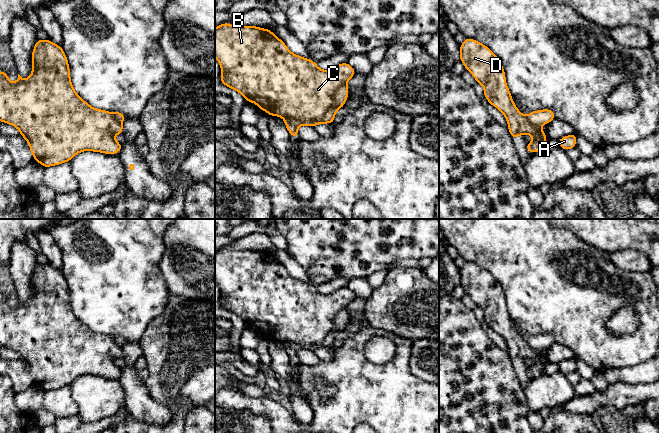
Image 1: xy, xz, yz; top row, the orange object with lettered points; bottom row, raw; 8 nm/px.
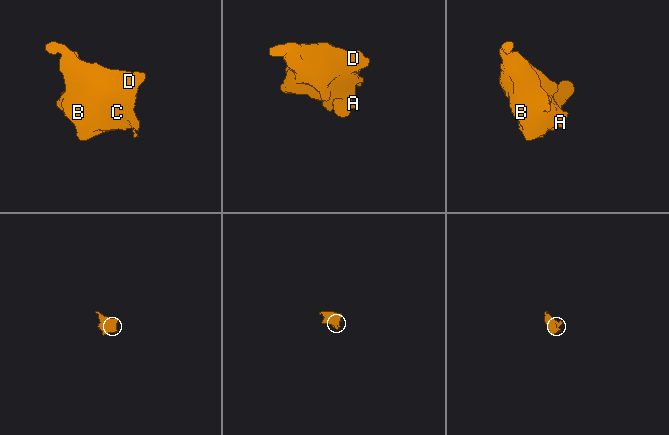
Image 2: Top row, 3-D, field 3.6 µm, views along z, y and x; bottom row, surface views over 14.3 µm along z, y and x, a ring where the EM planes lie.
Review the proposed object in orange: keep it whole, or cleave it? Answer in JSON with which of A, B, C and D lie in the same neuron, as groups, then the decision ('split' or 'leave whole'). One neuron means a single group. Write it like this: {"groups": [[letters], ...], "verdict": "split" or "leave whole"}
{"groups": [["A"], ["B", "C", "D"]], "verdict": "split"}

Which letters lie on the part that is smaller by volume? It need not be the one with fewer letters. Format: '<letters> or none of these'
A

